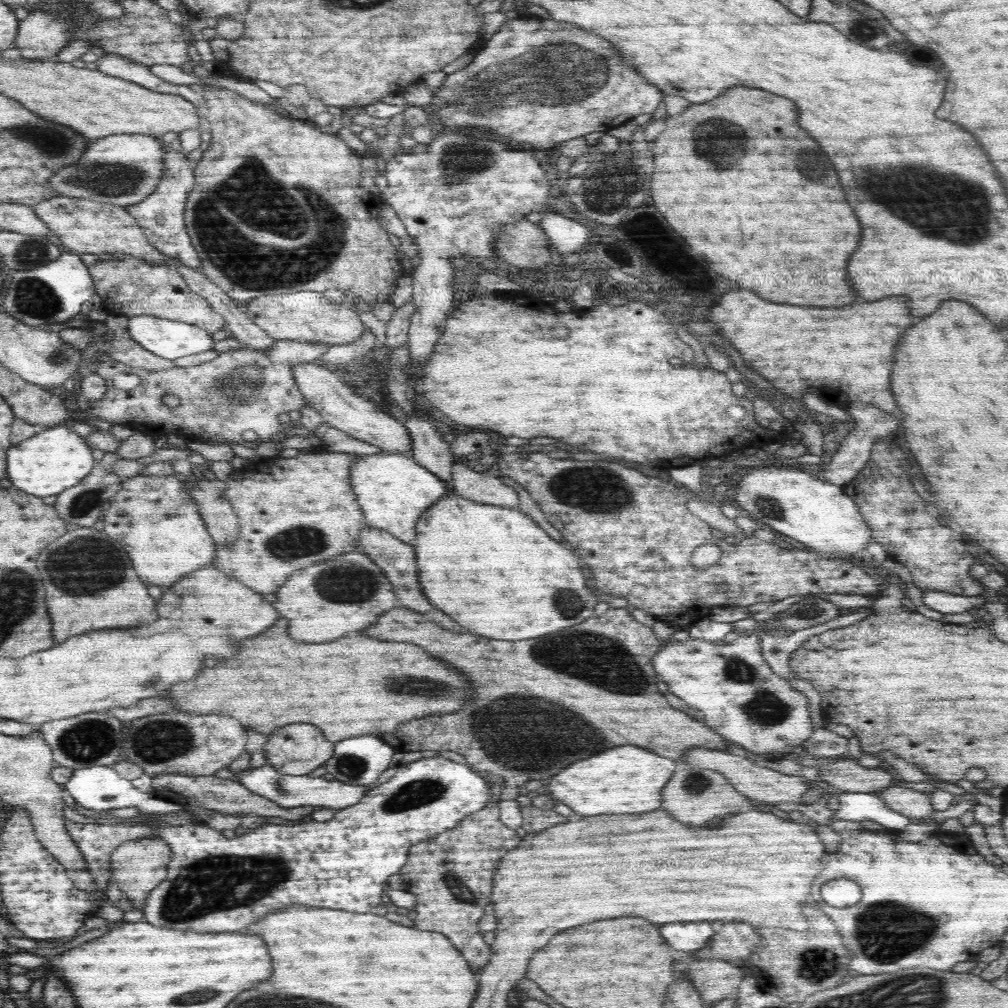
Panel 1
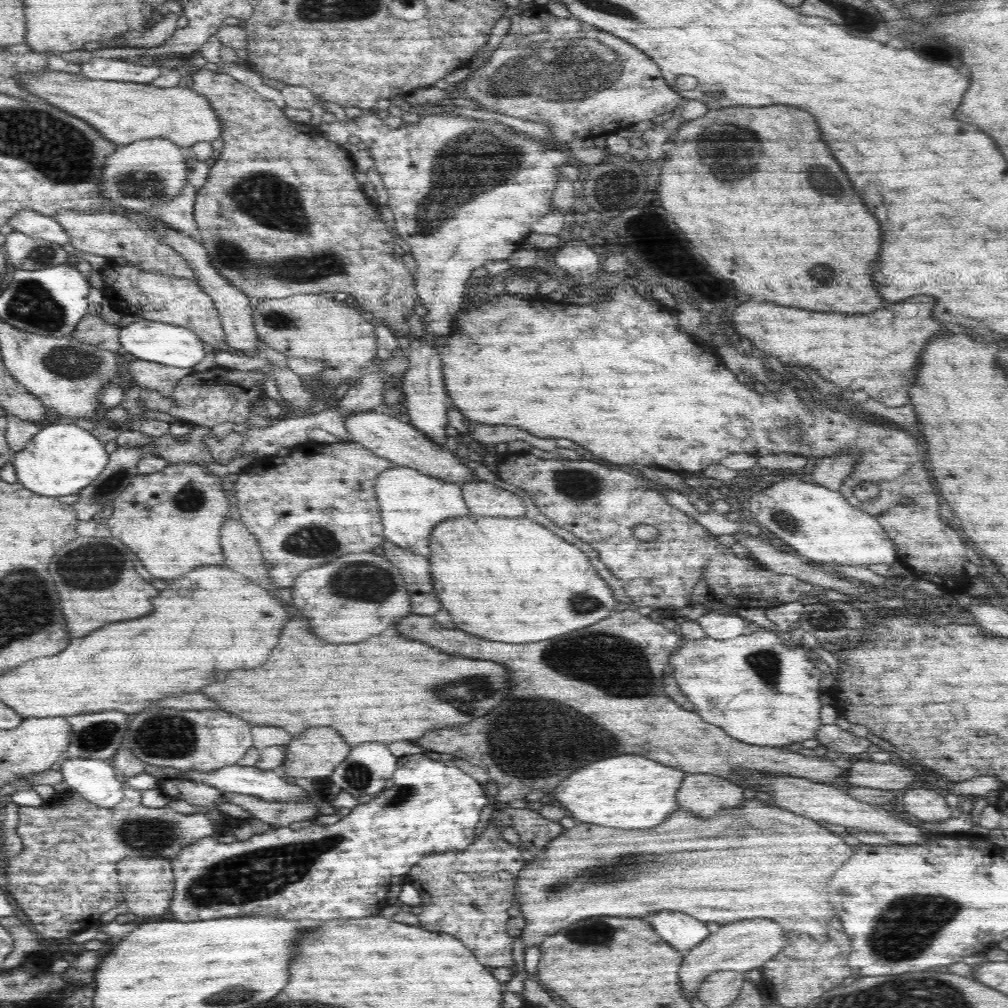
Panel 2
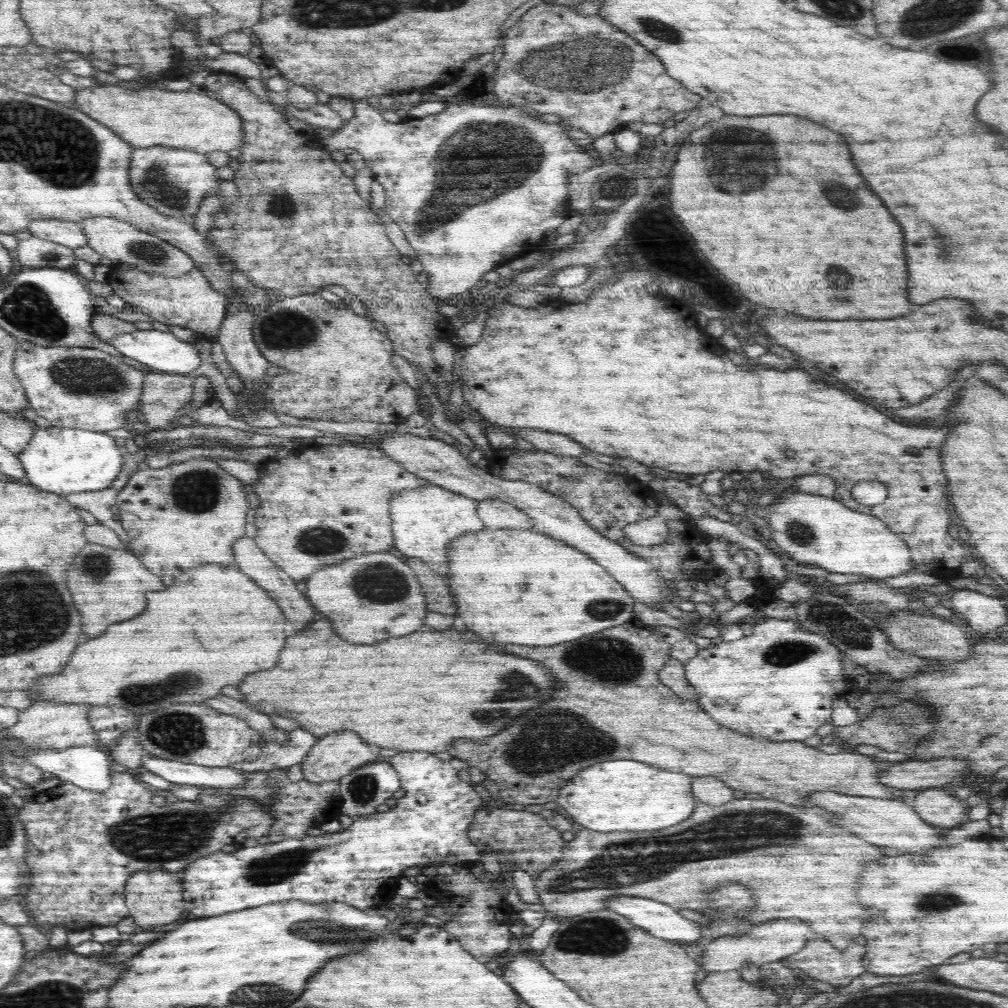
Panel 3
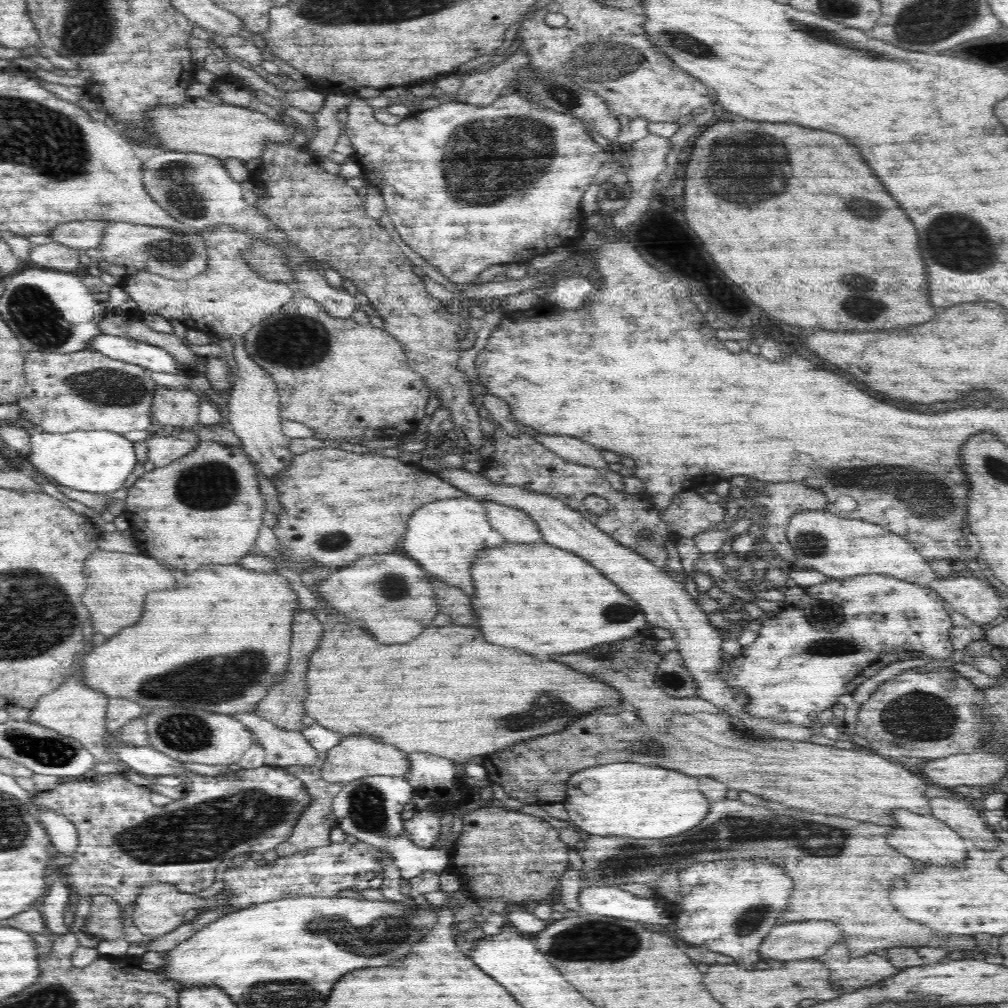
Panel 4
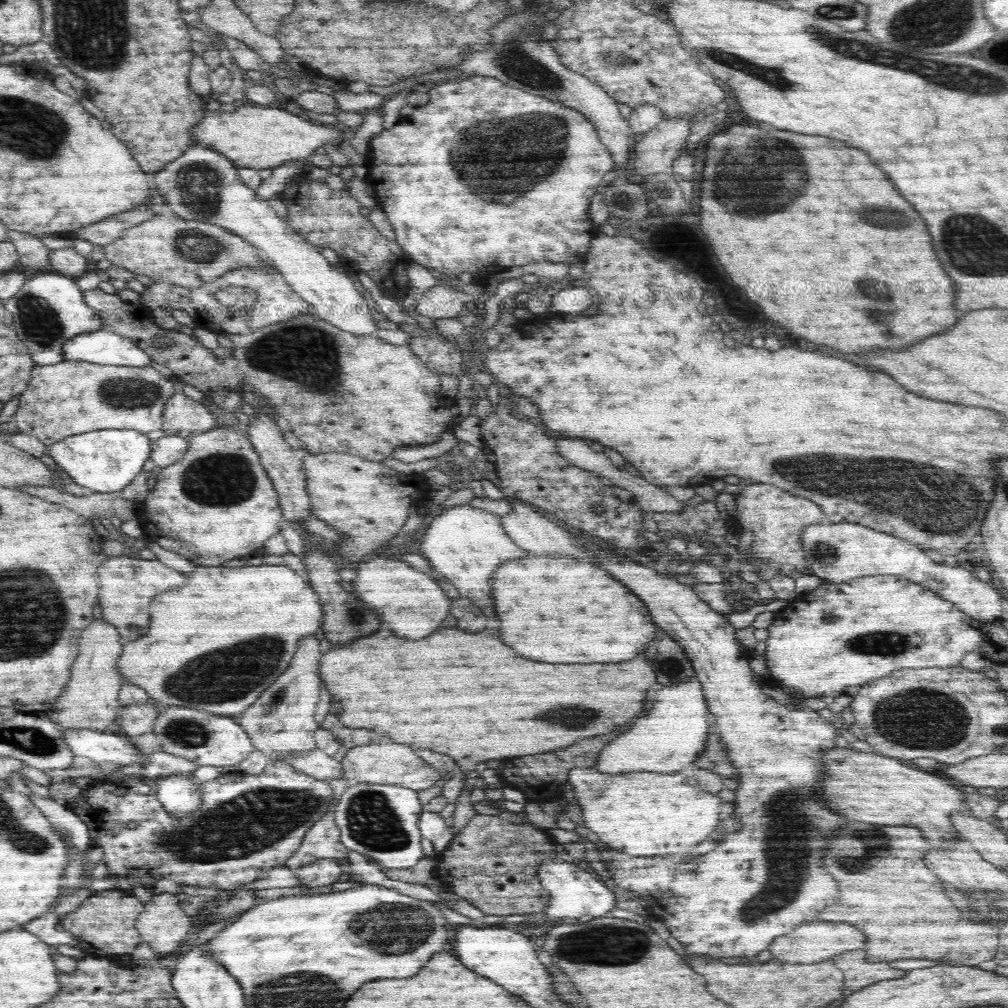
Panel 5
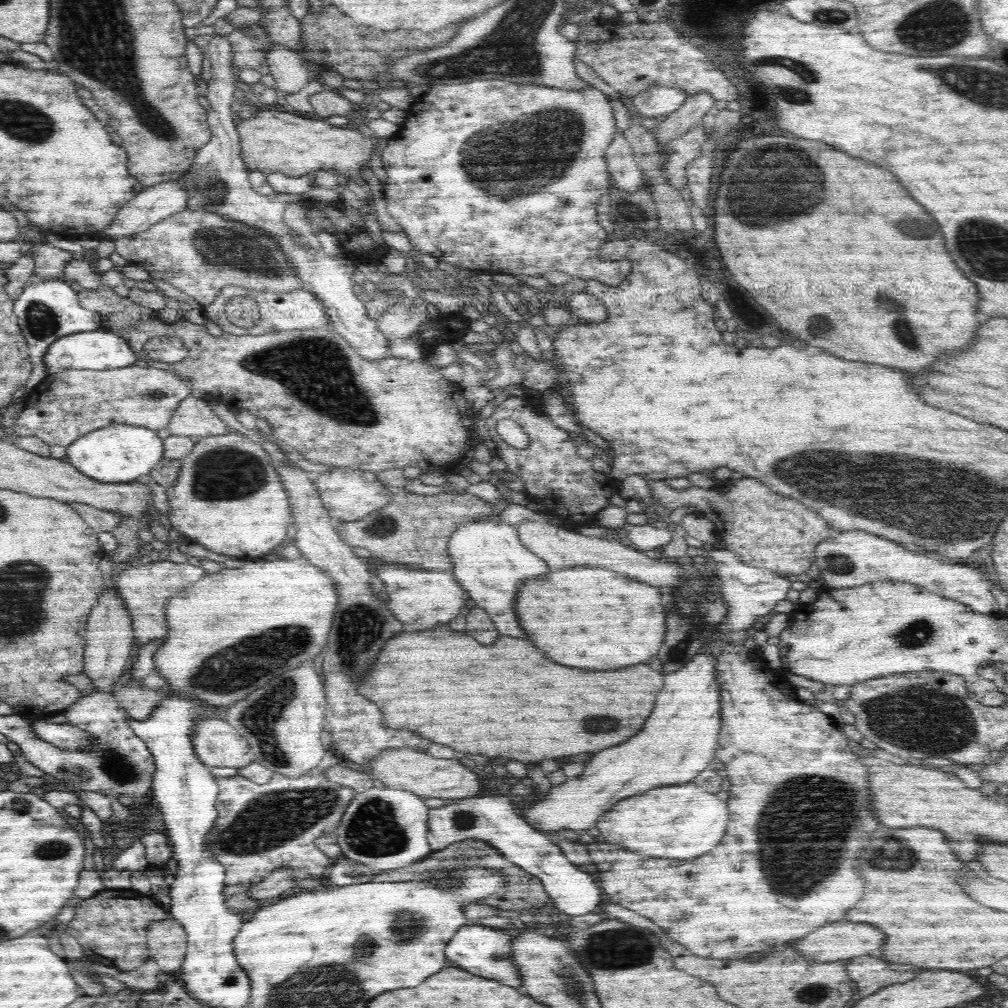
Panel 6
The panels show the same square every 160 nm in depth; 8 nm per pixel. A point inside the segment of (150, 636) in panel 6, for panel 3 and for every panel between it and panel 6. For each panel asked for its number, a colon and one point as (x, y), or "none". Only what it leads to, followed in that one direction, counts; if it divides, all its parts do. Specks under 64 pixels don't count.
3: (108, 585)
4: (118, 582)
5: (127, 585)

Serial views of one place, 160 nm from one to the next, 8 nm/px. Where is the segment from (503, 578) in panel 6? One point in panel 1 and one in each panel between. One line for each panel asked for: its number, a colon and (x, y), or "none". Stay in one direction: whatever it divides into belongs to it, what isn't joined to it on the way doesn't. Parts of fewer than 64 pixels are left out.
1: (393, 490)
2: (412, 504)
3: (424, 521)
4: (445, 536)
5: (465, 544)

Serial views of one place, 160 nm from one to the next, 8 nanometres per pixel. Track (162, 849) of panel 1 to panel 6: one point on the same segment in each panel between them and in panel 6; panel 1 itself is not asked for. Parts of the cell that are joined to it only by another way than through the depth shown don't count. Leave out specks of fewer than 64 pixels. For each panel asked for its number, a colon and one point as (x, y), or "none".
2: (147, 884)
3: (153, 897)
4: (160, 908)
5: (163, 926)
6: (166, 941)

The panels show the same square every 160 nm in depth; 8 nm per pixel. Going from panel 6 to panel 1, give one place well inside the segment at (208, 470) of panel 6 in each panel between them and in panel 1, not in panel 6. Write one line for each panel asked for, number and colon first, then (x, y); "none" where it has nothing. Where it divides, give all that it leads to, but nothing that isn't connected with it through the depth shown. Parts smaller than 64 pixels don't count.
1: (158, 523)
2: (171, 520)
3: (179, 517)
4: (207, 506)
5: (216, 503)

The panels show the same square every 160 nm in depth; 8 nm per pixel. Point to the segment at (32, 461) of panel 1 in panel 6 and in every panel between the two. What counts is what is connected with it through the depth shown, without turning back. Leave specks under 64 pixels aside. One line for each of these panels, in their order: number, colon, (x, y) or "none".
2: (61, 459)
3: (62, 460)
4: (94, 461)
5: (105, 461)
6: (118, 453)

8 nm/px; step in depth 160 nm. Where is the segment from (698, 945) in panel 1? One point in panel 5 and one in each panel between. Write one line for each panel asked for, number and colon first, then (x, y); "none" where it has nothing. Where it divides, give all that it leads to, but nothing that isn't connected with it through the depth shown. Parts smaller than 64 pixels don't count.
2: (683, 932)
3: (660, 919)
4: (606, 901)
5: (574, 892)

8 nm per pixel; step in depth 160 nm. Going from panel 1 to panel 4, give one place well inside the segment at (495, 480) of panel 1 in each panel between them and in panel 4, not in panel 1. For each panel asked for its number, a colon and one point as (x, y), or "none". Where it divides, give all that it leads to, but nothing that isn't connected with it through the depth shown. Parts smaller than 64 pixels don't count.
2: (483, 499)
3: (494, 513)
4: (513, 523)

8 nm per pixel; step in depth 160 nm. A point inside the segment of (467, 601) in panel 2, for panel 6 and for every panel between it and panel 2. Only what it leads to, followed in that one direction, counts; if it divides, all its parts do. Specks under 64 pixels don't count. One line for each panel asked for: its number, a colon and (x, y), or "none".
3: (516, 586)
4: (514, 583)
5: (553, 609)
6: (589, 617)

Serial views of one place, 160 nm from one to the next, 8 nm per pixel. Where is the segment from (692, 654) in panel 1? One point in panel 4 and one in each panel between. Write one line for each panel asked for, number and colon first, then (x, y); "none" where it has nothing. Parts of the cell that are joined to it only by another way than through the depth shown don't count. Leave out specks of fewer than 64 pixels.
2: (761, 688)
3: (780, 682)
4: (793, 671)

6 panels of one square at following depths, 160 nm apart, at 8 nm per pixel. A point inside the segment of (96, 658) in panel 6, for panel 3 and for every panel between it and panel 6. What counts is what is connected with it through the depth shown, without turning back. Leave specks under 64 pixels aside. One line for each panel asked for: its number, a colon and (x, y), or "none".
3: (45, 725)
4: (75, 710)
5: (90, 700)

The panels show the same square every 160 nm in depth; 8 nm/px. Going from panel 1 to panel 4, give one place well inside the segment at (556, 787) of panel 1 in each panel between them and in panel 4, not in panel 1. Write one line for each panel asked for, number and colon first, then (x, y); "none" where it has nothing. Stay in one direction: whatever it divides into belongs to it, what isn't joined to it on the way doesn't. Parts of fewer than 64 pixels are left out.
2: (628, 791)
3: (620, 794)
4: (627, 799)

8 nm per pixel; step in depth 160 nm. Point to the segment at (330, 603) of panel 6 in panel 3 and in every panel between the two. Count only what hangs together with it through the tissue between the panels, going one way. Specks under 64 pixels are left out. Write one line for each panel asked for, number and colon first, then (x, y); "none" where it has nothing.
3: (215, 625)
4: (215, 642)
5: (215, 645)

